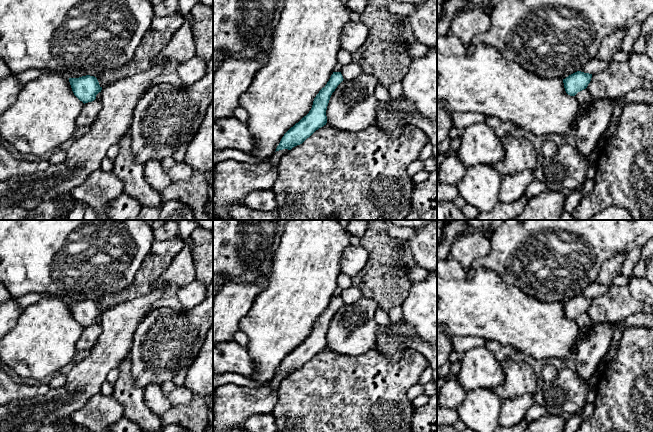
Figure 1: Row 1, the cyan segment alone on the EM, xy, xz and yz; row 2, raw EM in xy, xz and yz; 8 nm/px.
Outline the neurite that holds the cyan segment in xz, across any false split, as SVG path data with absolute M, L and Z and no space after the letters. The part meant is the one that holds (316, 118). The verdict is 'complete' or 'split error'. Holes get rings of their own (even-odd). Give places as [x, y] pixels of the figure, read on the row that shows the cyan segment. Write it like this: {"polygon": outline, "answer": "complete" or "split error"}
{"polygon": "M333 72L327 84L314 98L309 113L284 134L276 151L291 150L293 147L302 144L316 130L326 125L326 110L330 97L343 80L341 72Z", "answer": "complete"}

